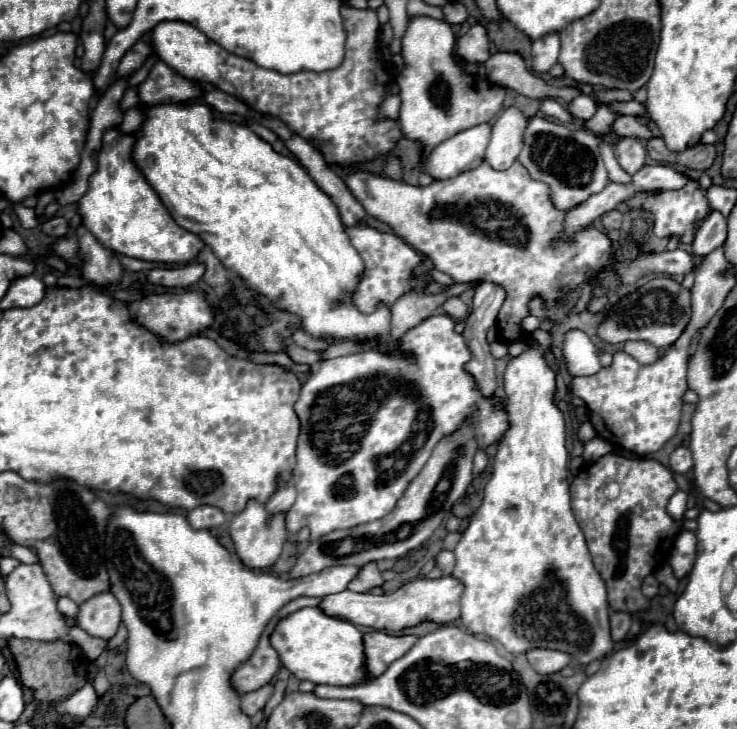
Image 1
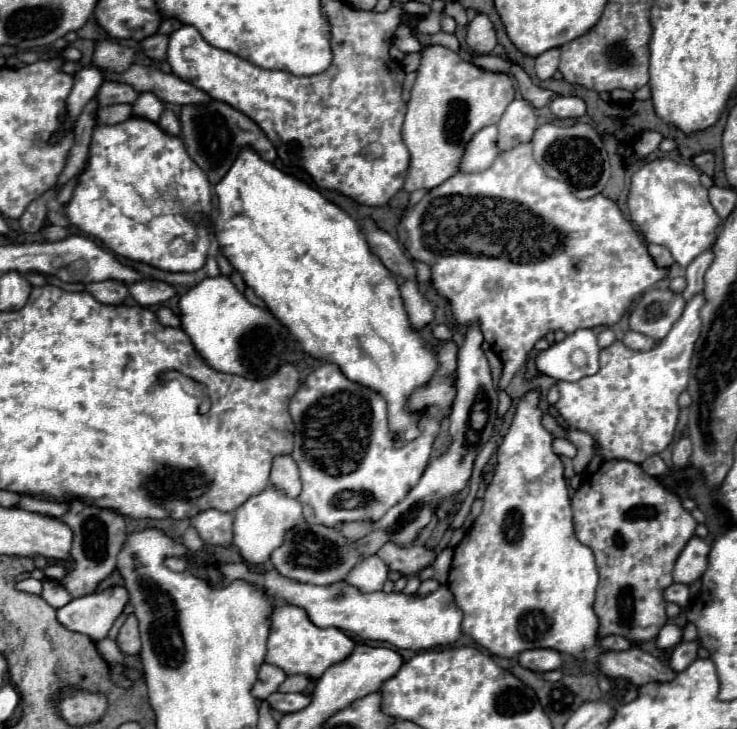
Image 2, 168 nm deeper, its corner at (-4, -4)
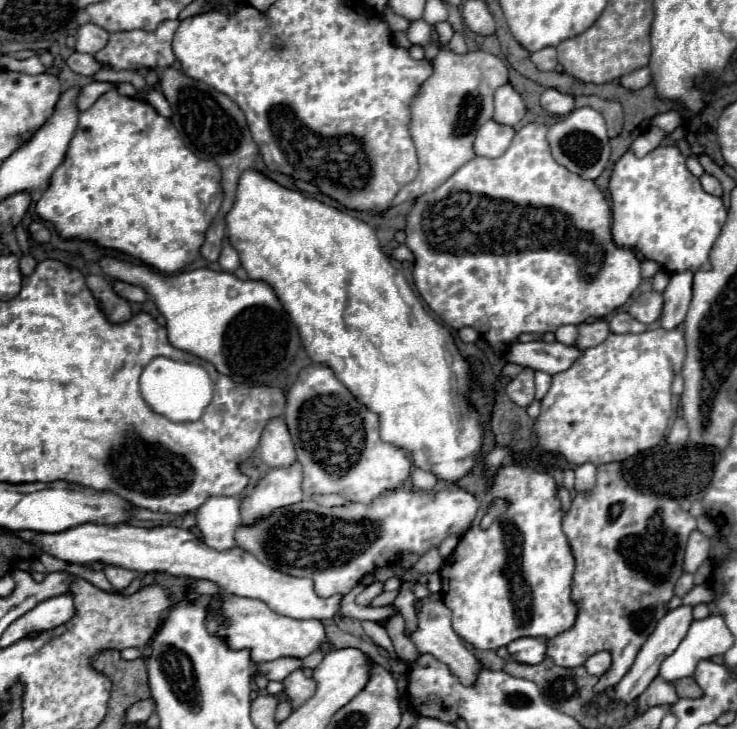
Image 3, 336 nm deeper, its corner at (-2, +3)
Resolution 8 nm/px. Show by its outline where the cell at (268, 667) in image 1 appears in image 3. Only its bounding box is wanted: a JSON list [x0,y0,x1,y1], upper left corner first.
[257,657,303,681]

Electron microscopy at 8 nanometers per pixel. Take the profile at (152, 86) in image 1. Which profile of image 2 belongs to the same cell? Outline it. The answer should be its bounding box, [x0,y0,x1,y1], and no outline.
[97,80,139,108]

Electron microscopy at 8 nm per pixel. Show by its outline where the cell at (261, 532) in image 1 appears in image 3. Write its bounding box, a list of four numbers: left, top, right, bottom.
[241,461,305,523]

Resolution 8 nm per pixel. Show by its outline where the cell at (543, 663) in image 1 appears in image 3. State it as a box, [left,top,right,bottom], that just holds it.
[507,637,545,665]

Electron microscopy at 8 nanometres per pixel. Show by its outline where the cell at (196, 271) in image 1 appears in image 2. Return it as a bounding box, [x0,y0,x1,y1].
[129,278,179,306]

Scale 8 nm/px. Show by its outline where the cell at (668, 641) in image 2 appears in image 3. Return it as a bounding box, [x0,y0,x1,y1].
[615,605,693,703]

